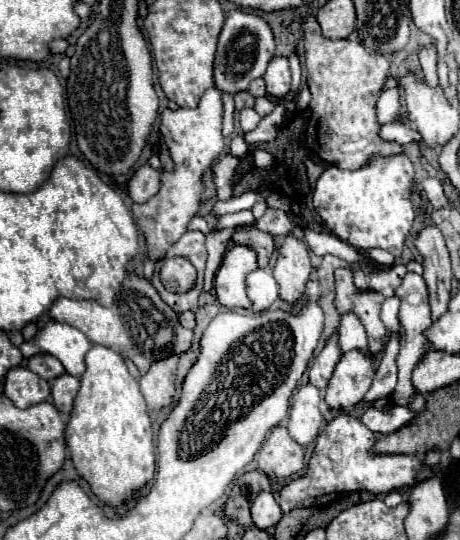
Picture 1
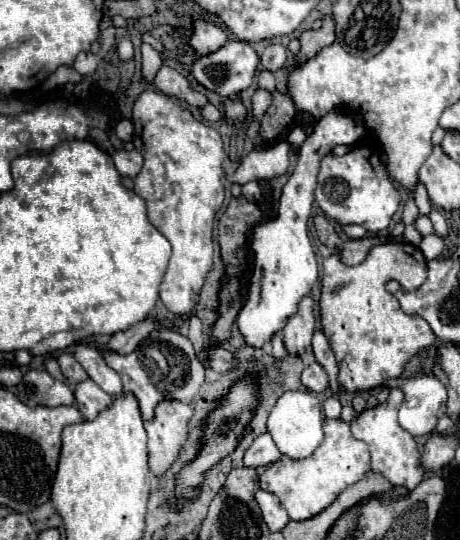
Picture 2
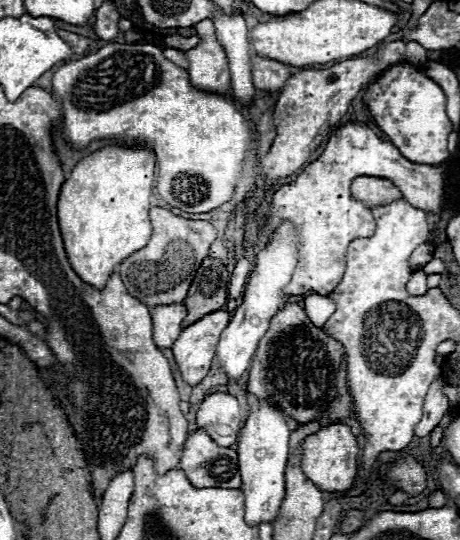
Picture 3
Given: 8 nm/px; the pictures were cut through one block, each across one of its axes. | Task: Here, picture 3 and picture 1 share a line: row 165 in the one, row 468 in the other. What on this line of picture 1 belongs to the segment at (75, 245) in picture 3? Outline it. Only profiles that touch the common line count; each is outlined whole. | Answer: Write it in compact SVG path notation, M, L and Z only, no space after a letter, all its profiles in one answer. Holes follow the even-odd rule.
M92 346L86 354L86 372L74 400L70 422L66 426L66 446L70 458L84 480L90 482L94 494L108 504L122 504L132 498L134 490L146 486L154 478L154 434L144 396L138 382L128 372L124 358L104 346Z

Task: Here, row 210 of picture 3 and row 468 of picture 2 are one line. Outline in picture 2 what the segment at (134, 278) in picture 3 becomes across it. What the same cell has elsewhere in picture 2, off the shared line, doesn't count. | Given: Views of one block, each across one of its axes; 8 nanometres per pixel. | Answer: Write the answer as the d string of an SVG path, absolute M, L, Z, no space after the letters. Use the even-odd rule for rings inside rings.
M164 400L156 408L156 416L144 422L148 432L150 470L160 478L182 452L188 438L188 422L192 418L192 406L178 400Z

